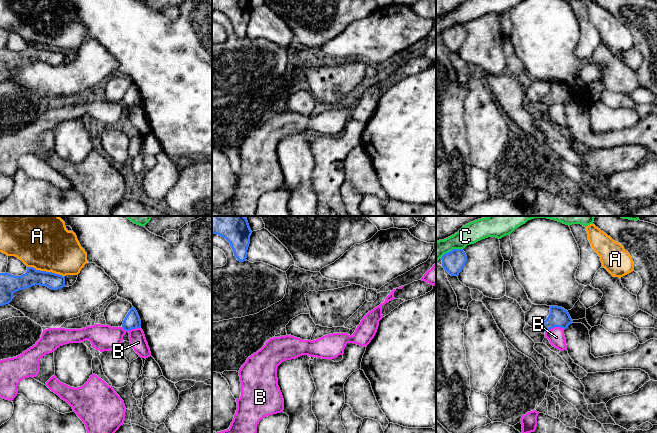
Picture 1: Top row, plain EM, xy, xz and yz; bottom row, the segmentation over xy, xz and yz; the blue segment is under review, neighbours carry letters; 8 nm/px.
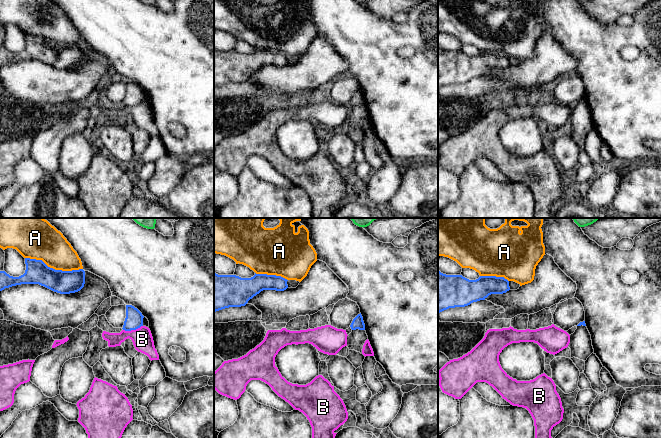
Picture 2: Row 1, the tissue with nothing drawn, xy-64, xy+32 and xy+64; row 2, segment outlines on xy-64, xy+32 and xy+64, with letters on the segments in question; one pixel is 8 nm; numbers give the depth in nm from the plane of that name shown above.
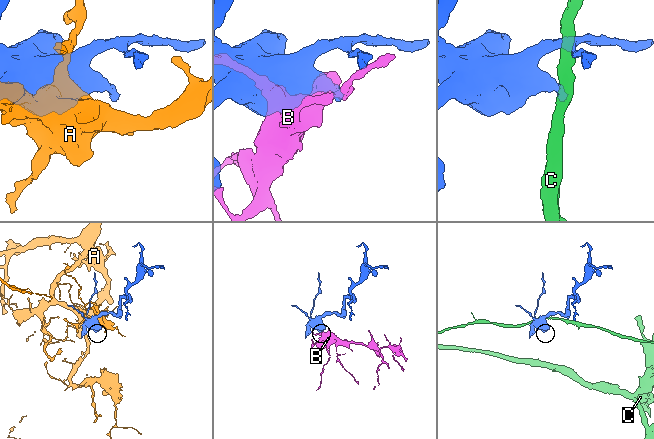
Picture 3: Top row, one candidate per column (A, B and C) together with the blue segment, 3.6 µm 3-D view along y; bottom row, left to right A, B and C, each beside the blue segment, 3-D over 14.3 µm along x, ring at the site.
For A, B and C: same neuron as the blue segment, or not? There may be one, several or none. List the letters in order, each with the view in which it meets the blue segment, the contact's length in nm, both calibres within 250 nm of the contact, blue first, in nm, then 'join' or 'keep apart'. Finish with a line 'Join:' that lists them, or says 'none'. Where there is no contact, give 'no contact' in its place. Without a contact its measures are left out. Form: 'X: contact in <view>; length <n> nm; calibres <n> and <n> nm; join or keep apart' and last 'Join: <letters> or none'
A: contact in xy; length 320 nm; calibres 140 and 380 nm; keep apart
B: contact in yz; length 160 nm; calibres 160 and 140 nm; keep apart
C: contact in yz; length 190 nm; calibres 180 and 160 nm; keep apart
Join: none

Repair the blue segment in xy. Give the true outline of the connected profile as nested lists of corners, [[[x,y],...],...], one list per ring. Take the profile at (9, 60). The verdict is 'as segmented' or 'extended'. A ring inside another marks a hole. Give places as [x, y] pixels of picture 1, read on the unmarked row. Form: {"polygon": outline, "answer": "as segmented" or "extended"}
{"polygon": [[[27,43],[26,49],[21,52],[0,49],[0,82],[9,80],[15,68],[35,61],[58,66],[65,63],[65,52],[36,46],[33,43]]], "answer": "as segmented"}

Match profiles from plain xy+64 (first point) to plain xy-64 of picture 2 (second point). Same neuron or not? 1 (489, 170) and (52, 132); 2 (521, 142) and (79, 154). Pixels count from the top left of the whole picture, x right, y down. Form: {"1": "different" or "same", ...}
{"1": "different", "2": "same"}

